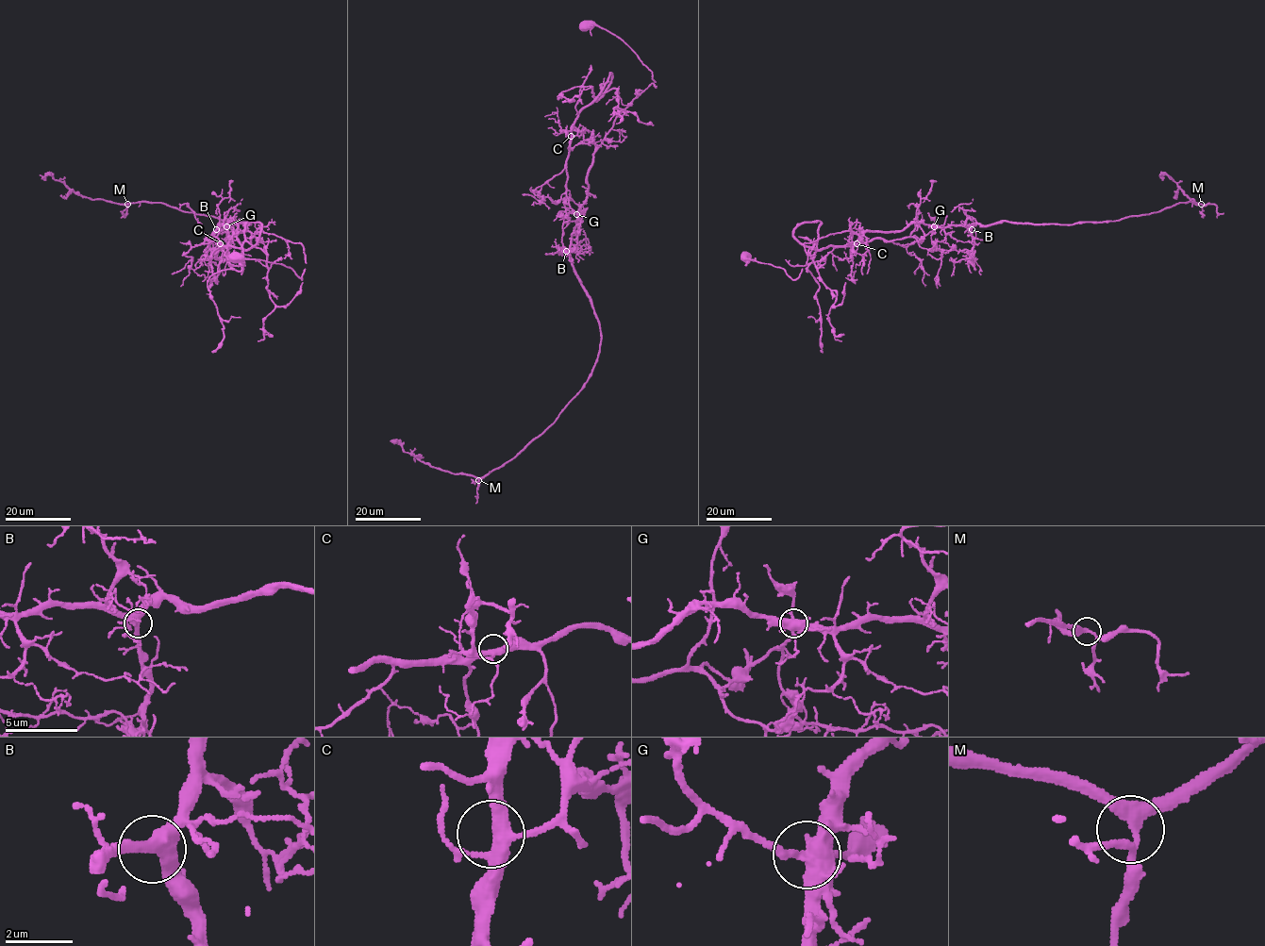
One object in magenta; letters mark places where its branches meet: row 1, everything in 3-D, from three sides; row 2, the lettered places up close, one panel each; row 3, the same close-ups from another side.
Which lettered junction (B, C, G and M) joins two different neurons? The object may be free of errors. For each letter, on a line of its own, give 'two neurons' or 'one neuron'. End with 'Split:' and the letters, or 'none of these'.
B: one neuron
C: one neuron
G: two neurons
M: one neuron
Split: G

